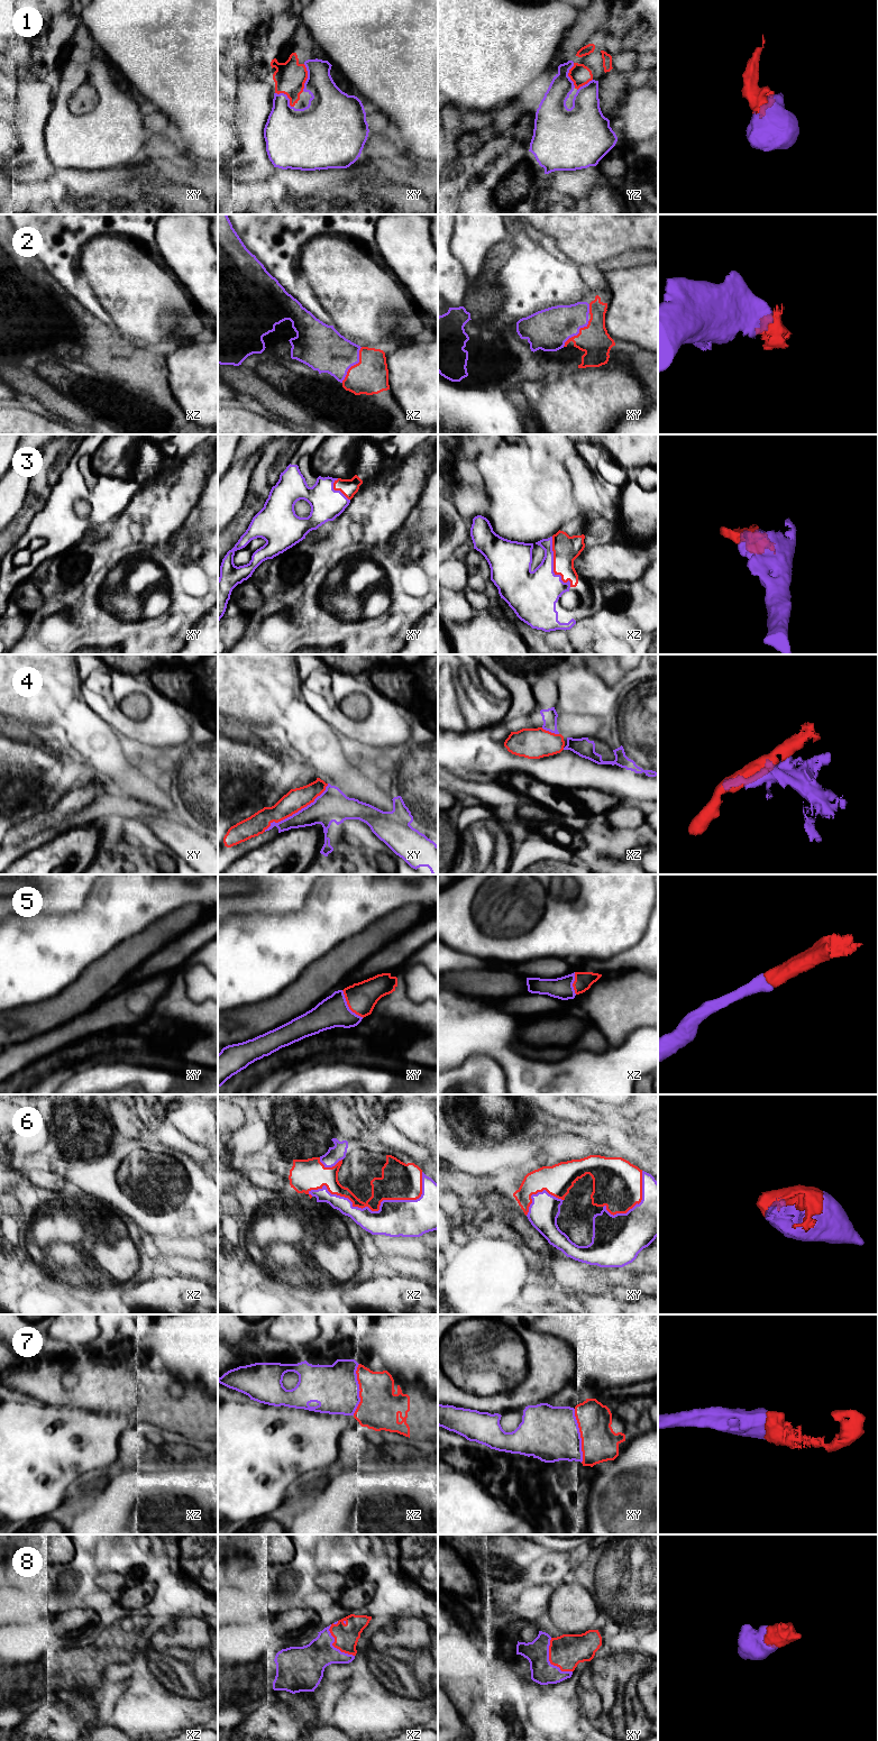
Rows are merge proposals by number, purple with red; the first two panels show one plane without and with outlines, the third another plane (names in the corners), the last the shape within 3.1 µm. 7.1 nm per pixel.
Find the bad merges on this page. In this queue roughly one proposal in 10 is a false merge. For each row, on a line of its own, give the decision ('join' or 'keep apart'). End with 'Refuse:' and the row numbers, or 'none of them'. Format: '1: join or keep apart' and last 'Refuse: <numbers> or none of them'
1: join
2: join
3: join
4: keep apart
5: join
6: join
7: join
8: join
Refuse: 4

